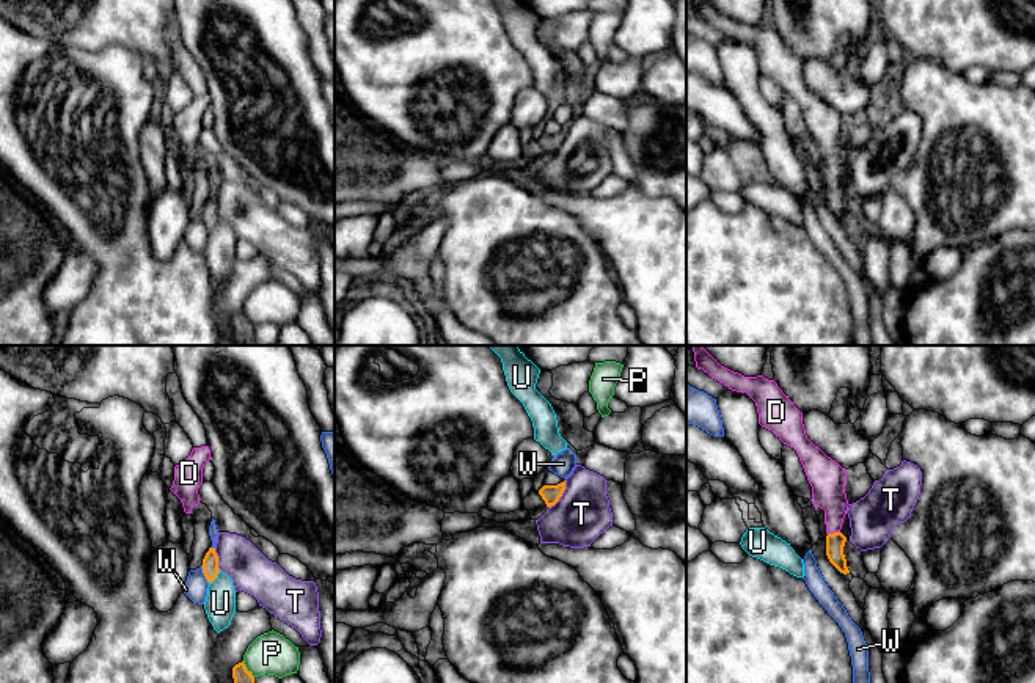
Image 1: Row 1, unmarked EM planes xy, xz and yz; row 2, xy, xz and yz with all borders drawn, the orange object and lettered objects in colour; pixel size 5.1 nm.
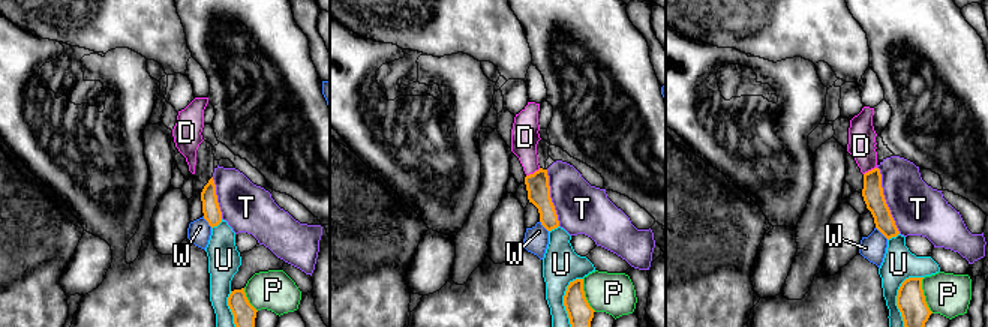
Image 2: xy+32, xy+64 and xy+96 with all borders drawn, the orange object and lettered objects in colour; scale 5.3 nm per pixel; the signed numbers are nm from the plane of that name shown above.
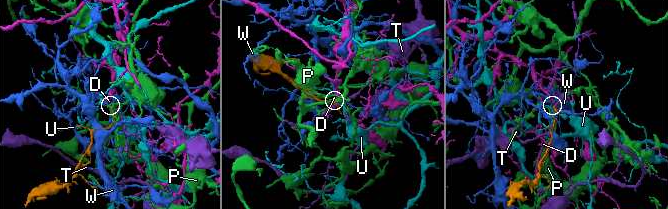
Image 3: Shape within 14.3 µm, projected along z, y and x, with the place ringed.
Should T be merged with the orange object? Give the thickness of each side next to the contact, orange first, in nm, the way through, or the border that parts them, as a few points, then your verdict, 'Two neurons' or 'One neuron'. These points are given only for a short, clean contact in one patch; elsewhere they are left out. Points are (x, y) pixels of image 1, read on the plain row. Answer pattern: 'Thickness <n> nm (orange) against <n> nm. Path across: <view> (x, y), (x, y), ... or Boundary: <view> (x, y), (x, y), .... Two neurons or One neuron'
Thickness 100 nm (orange) against 280 nm. Two neurons

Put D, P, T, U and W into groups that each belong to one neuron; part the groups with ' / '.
D / P / T / U / W

